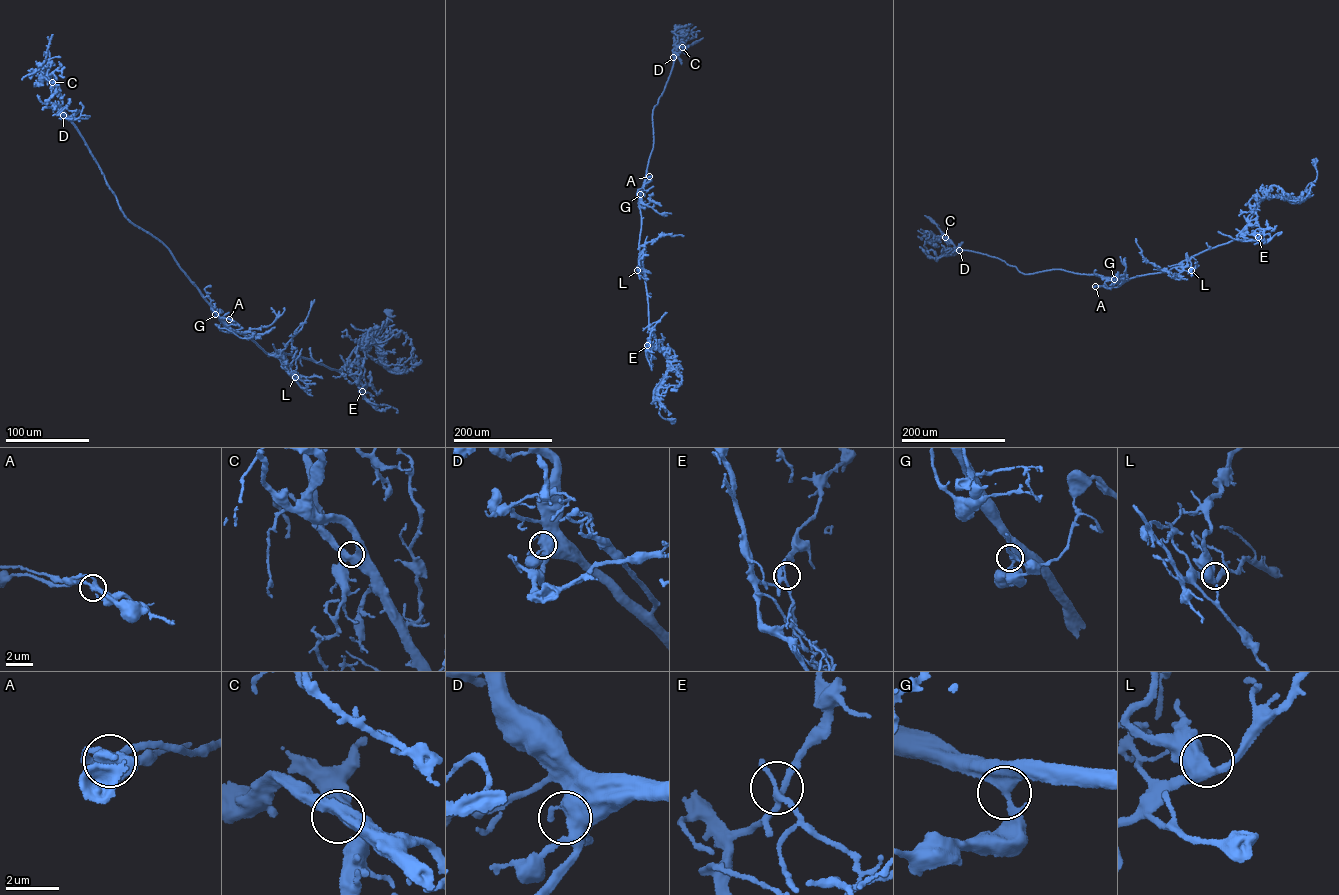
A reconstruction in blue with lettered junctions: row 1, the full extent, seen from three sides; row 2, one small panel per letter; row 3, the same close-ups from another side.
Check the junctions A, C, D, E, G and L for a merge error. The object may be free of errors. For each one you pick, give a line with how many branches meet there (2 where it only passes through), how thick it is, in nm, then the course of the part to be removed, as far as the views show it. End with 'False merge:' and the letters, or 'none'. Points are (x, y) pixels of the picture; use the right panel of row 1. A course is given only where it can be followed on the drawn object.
False merge: none

